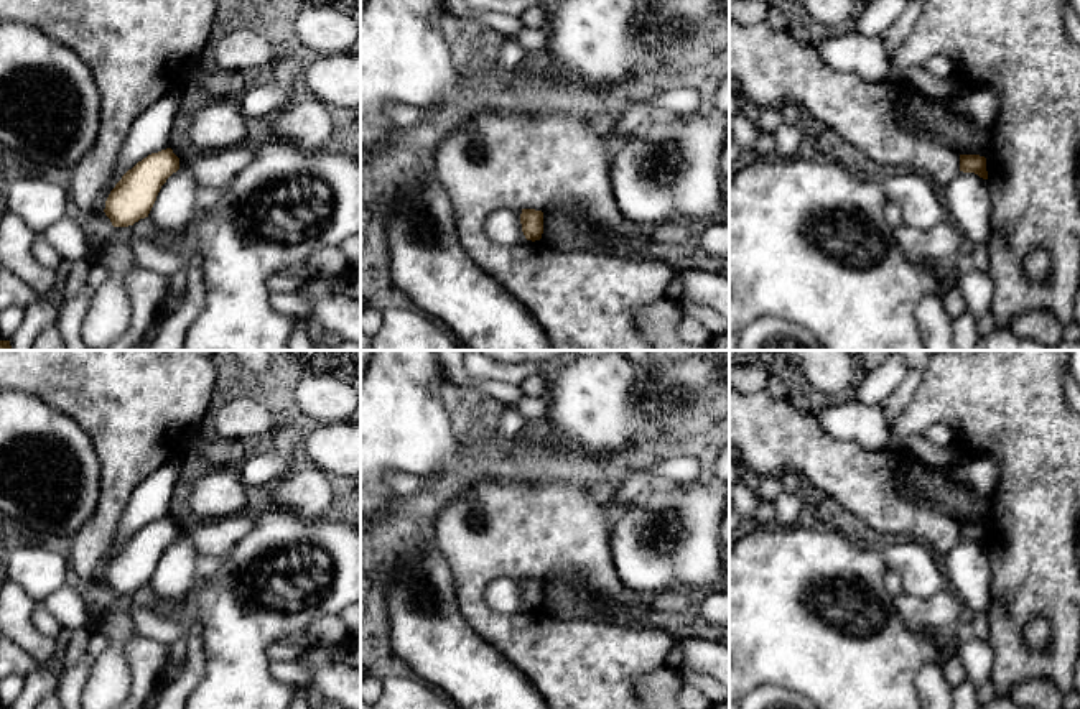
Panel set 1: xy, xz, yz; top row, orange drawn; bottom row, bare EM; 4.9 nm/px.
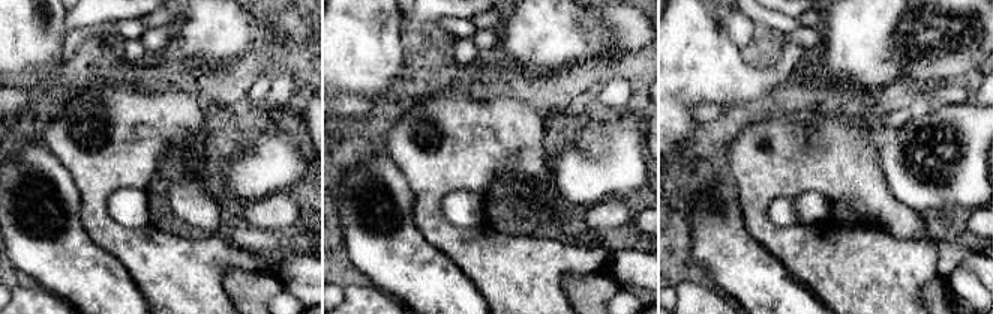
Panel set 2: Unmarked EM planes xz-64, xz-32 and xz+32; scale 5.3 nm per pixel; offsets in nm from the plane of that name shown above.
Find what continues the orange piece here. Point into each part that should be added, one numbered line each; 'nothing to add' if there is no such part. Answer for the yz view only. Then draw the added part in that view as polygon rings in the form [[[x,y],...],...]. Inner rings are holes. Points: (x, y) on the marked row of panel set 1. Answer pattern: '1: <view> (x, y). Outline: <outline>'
nothing to add

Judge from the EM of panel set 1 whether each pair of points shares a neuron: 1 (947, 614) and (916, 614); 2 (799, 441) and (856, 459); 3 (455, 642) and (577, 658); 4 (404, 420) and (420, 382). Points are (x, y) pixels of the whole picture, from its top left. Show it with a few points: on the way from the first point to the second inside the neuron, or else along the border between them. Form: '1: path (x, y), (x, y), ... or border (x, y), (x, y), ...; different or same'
1: path (939, 614), (924, 614); same
2: path (814, 454), (820, 459), (842, 459); same
3: border (465, 622), (522, 673); different
4: path (404, 410), (404, 398), (410, 392); same

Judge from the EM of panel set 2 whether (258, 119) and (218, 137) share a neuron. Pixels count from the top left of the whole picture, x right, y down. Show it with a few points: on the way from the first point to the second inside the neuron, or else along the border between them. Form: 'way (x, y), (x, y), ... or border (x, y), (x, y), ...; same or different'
way (248, 120), (233, 122), (228, 126); same

